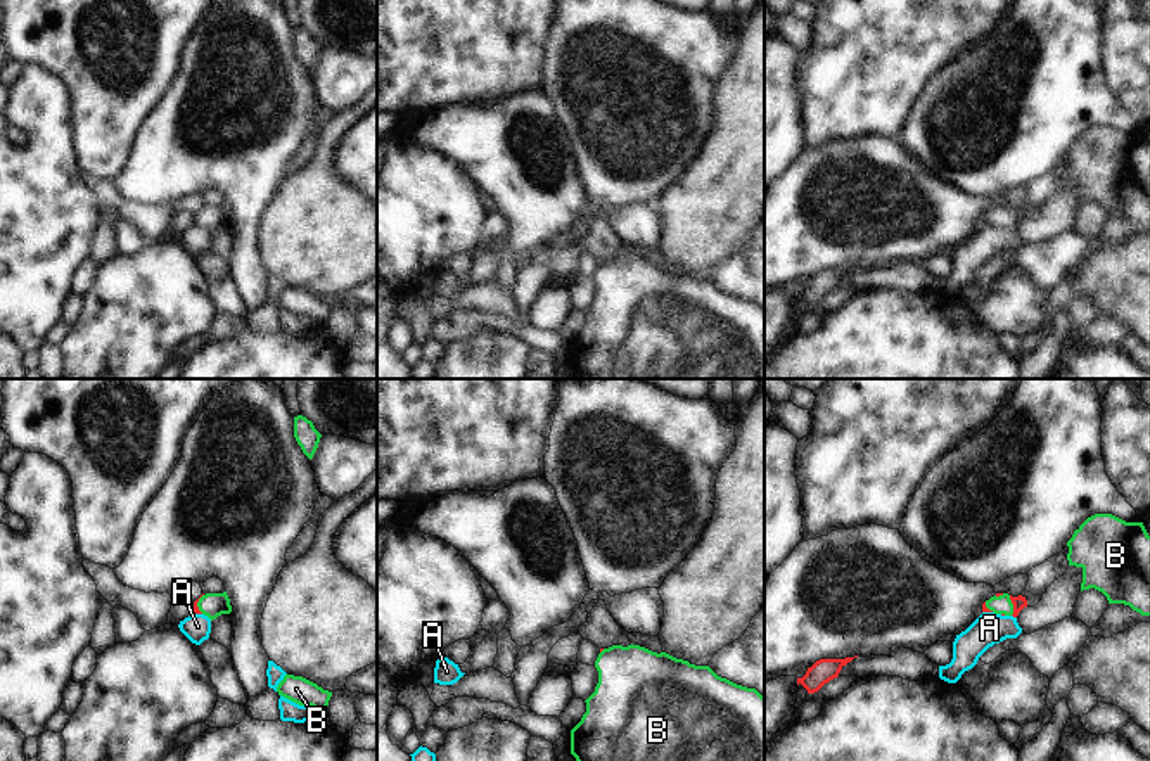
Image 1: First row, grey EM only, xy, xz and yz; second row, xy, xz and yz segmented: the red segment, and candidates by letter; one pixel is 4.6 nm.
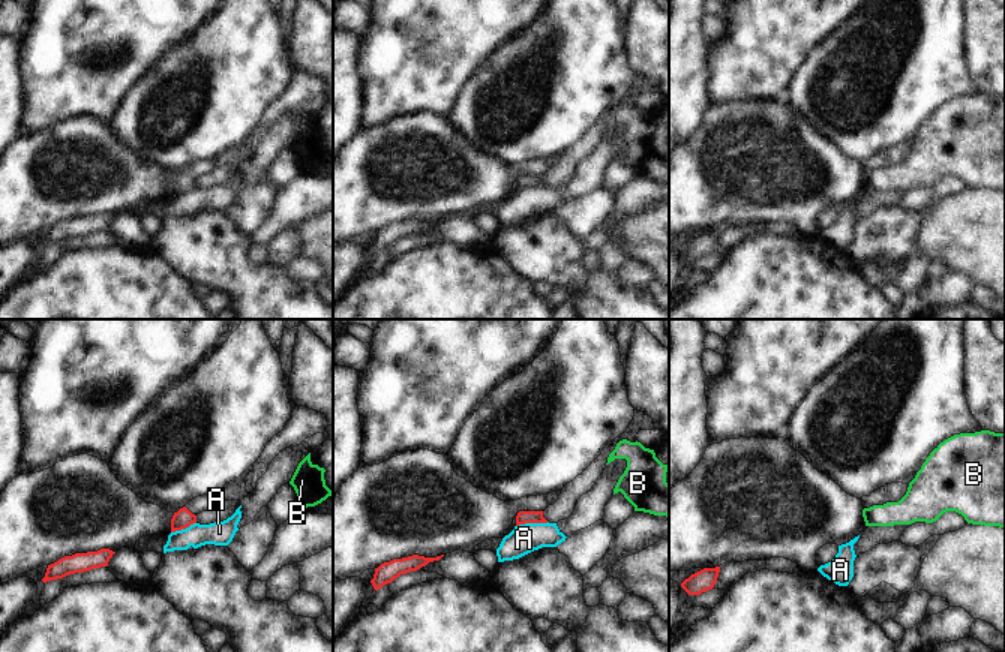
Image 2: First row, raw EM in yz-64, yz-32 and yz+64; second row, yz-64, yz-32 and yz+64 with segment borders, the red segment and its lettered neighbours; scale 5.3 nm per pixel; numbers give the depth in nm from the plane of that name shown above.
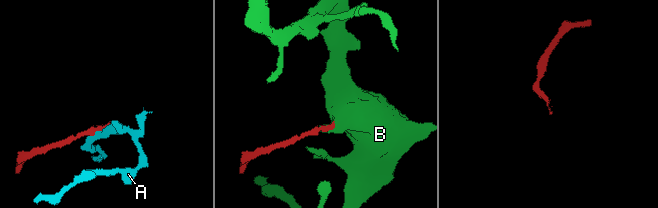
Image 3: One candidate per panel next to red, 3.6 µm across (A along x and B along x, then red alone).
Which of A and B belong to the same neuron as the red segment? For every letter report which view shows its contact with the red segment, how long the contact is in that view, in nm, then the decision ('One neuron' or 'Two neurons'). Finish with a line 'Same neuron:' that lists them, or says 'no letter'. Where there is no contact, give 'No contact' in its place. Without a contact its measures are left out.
A: Touches red in yz. Shared border 30 nm. Two neurons
B: Touches red in yz. Shared border 100 nm. One neuron
Same neuron: B

